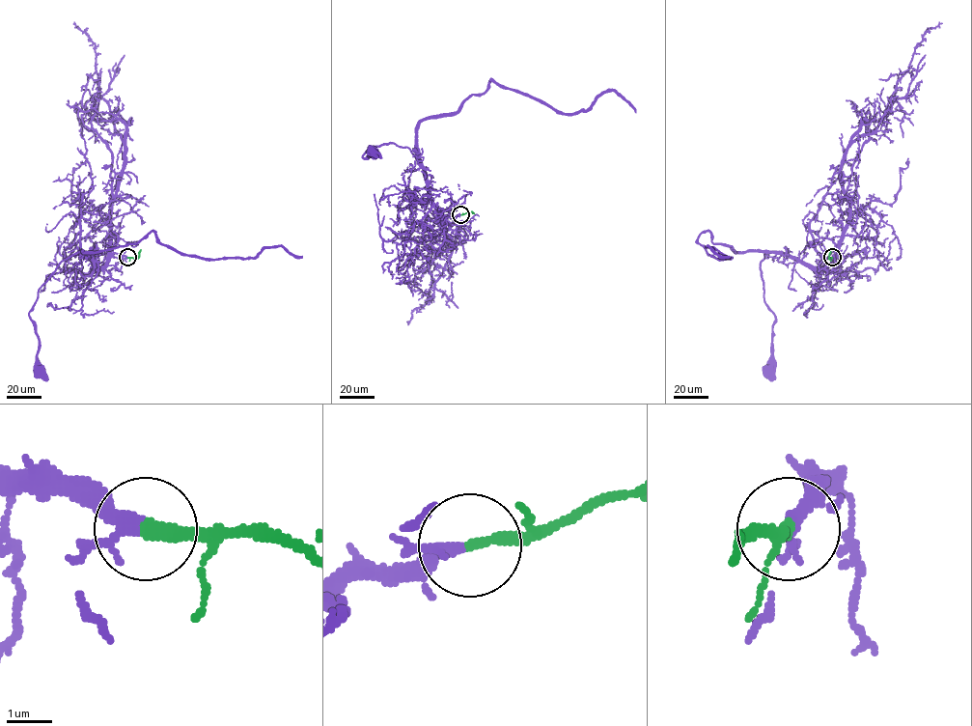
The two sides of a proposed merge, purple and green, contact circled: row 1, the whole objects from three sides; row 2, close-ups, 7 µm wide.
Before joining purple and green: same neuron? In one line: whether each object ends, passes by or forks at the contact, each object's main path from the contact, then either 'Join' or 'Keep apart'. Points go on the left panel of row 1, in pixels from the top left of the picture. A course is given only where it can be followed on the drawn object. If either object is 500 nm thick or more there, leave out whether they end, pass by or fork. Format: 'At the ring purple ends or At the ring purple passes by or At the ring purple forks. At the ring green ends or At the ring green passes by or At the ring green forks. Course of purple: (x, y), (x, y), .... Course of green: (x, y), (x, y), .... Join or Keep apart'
At the ring purple passes by. At the ring green ends. Course of purple: (127, 257), (114, 252), (97, 266), (78, 251), (61, 263), (39, 290), (29, 314), (39, 340), (40, 370). Course of green: (127, 257), (137, 259), (141, 249). Join

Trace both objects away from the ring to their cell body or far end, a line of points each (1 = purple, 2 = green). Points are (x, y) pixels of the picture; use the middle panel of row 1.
1: (460, 214), (441, 215), (432, 202), (421, 164), (407, 148), (384, 143), (370, 147), (362, 156), (373, 152)
2: (460, 214), (474, 213)

